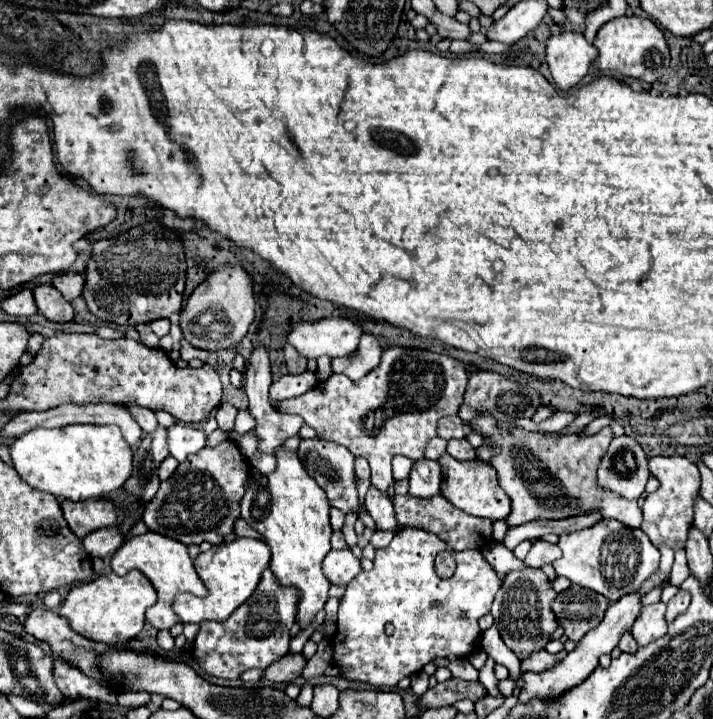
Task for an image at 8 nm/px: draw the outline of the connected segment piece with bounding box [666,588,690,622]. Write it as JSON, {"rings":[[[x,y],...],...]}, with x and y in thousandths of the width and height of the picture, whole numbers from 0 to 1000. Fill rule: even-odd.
{"rings":[[[951,821],[951,826],[937,837],[937,851],[934,851],[934,862],[942,865],[951,854],[957,854],[968,840],[968,823],[965,821]]]}

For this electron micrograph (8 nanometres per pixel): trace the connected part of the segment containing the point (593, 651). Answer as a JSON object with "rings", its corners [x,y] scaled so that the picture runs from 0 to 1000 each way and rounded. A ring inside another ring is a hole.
{"rings":[[[886,823],[886,826],[875,829],[875,832],[870,832],[867,837],[856,840],[847,862],[844,862],[830,879],[825,879],[825,882],[819,885],[819,890],[813,890],[813,893],[808,896],[808,901],[791,912],[791,918],[785,918],[785,924],[763,932],[763,935],[755,935],[755,937],[749,937],[749,935],[735,937],[735,940],[732,940],[735,957],[729,960],[729,968],[727,968],[729,976],[743,976],[743,974],[752,971],[752,968],[757,968],[760,974],[771,974],[771,971],[780,971],[780,968],[791,965],[794,960],[805,957],[808,951],[819,949],[819,943],[825,943],[827,935],[833,935],[833,929],[839,926],[839,915],[842,915],[844,910],[856,910],[856,907],[867,898],[870,887],[872,887],[872,885],[884,876],[884,871],[892,865],[892,860],[895,860],[898,851],[900,851],[900,829],[903,829],[903,823]]]}

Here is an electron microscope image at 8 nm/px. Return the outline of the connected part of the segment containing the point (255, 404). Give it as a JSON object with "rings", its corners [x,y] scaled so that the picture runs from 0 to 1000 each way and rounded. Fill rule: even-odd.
{"rings":[[[365,478],[362,484],[353,487],[353,492],[351,492],[348,503],[345,503],[345,515],[342,515],[342,542],[345,542],[345,548],[348,548],[348,570],[359,584],[359,597],[352,598],[349,602],[365,609],[365,623],[367,623],[373,631],[384,631],[384,626],[387,626],[390,620],[396,620],[407,606],[418,604],[418,598],[426,592],[426,584],[421,584],[421,579],[394,574],[379,562],[379,556],[376,556],[379,529],[381,529],[381,517],[379,517],[376,487],[373,487],[370,478]]]}

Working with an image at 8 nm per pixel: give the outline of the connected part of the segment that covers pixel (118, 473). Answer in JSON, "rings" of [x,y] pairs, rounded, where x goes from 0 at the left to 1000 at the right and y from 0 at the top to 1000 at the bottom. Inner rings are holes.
{"rings":[[[163,592],[50,595],[14,618],[14,637],[20,654],[39,676],[101,698],[149,690],[171,679],[185,659],[185,626]]]}

